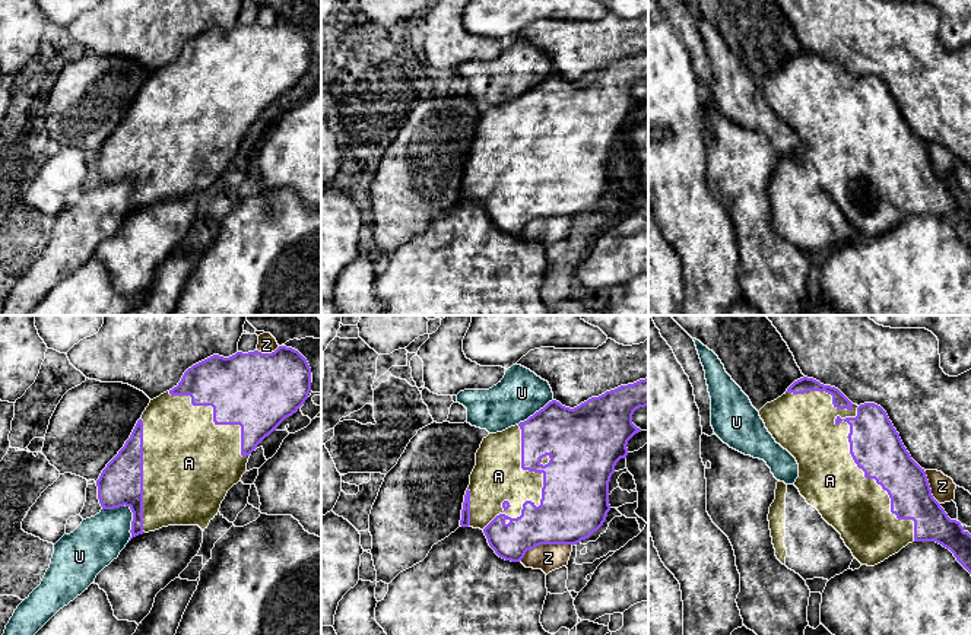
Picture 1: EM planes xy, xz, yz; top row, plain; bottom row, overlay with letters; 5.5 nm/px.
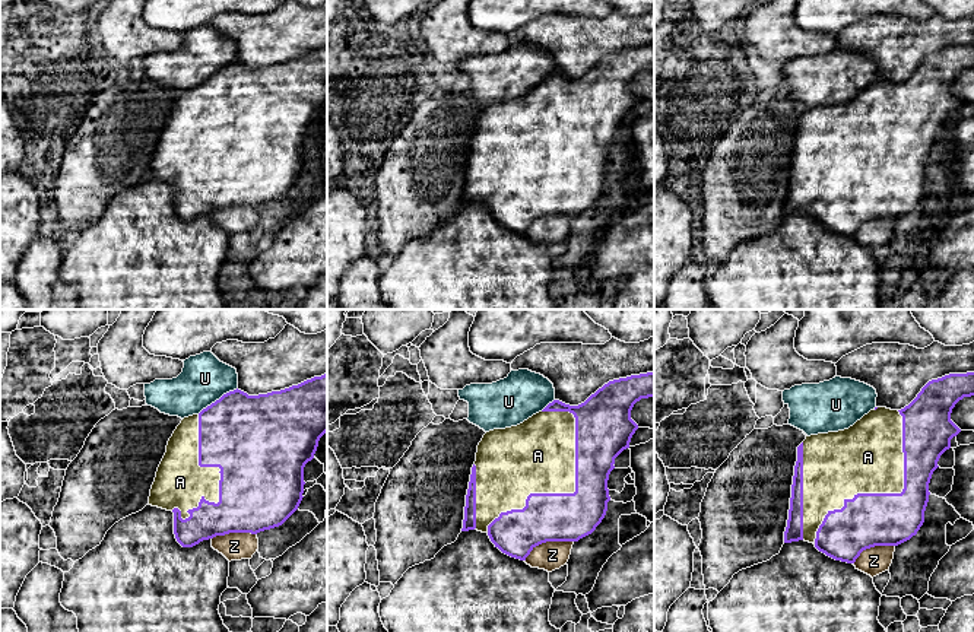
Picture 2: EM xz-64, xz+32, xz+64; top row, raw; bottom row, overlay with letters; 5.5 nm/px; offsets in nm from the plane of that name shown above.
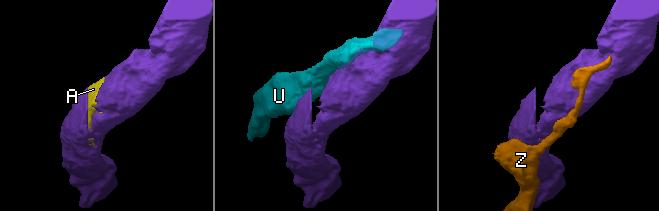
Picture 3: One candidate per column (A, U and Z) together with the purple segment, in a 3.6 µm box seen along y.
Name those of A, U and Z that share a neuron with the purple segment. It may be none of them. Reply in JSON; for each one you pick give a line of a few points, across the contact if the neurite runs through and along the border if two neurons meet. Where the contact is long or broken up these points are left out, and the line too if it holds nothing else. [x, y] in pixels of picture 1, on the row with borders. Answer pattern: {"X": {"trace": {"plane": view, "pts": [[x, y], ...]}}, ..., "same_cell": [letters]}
{"same_cell": ["A"]}

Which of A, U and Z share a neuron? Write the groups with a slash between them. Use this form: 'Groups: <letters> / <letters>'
Groups: A / U / Z

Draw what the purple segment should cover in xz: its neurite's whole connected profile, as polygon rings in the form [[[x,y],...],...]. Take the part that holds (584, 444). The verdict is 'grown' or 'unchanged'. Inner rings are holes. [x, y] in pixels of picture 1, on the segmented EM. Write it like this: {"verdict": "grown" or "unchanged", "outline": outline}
{"verdict": "grown", "outline": [[[648,378],[621,385],[569,409],[552,400],[527,420],[483,438],[476,453],[476,466],[464,495],[461,527],[480,528],[495,553],[520,562],[527,550],[540,544],[577,544],[588,539],[606,521],[609,482],[615,466],[628,455],[628,441],[638,432],[632,423],[637,409],[648,406]]]}

